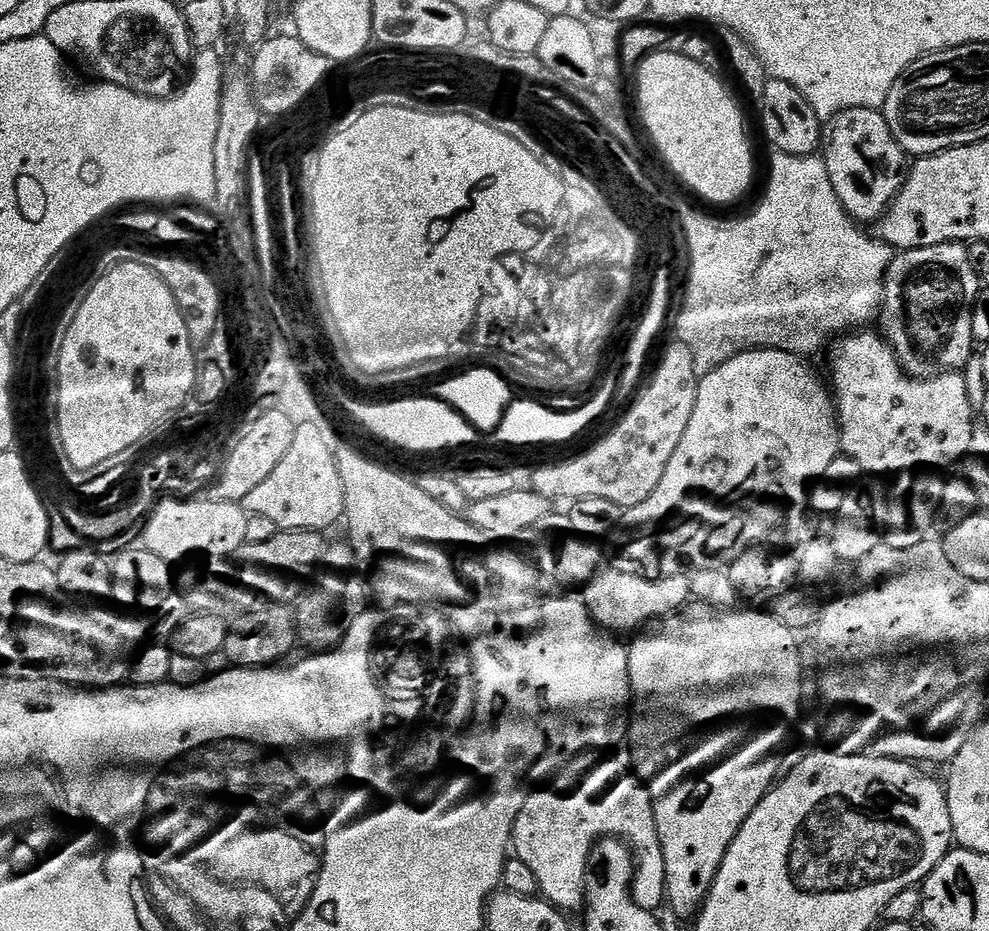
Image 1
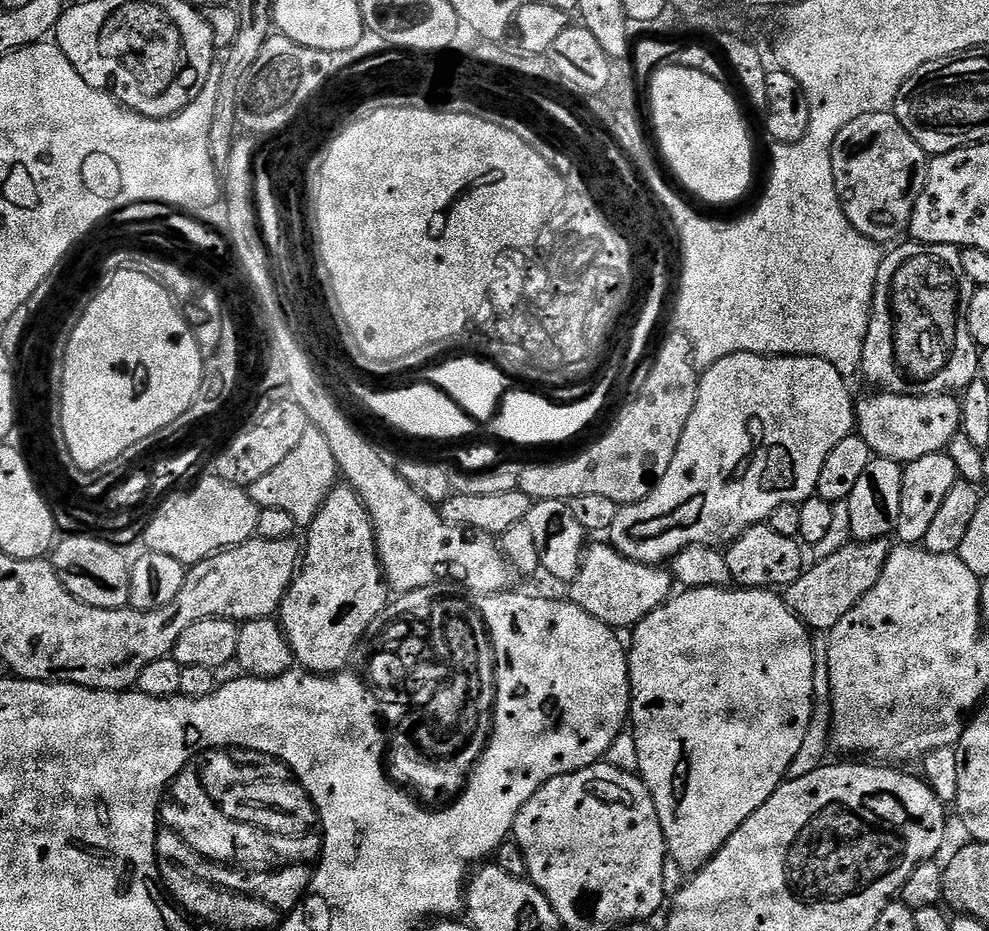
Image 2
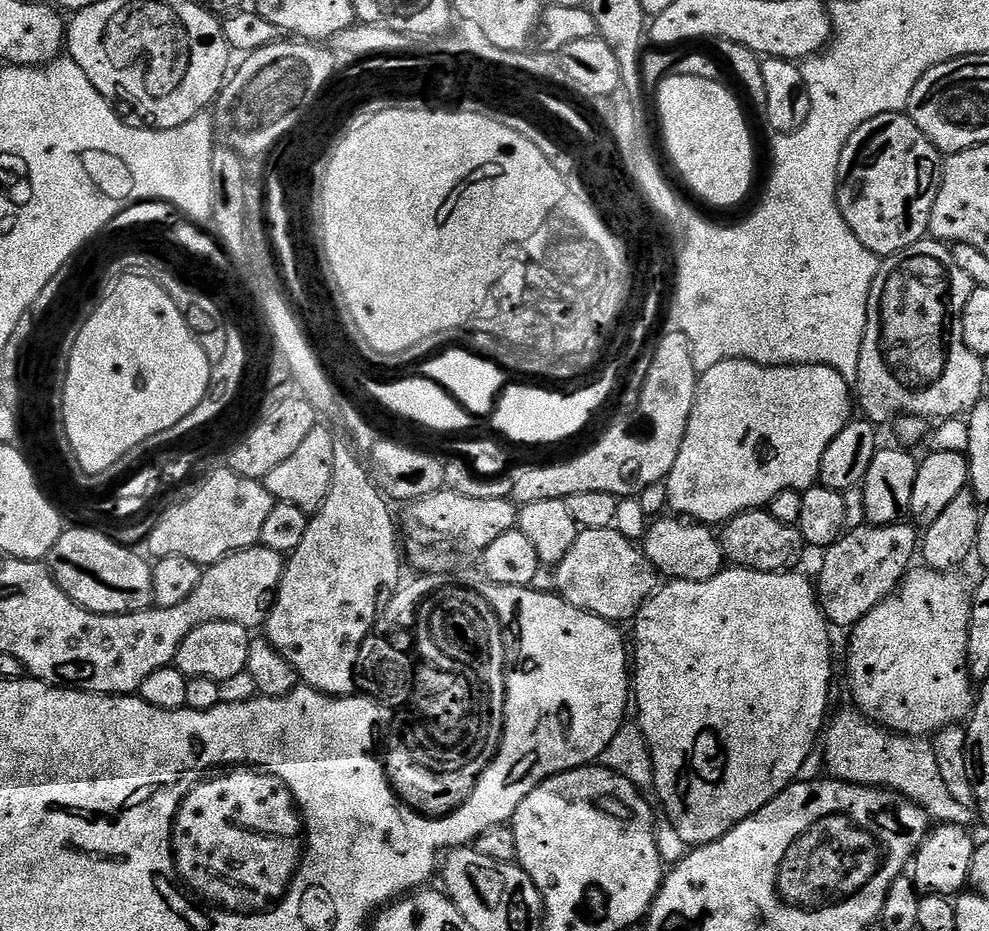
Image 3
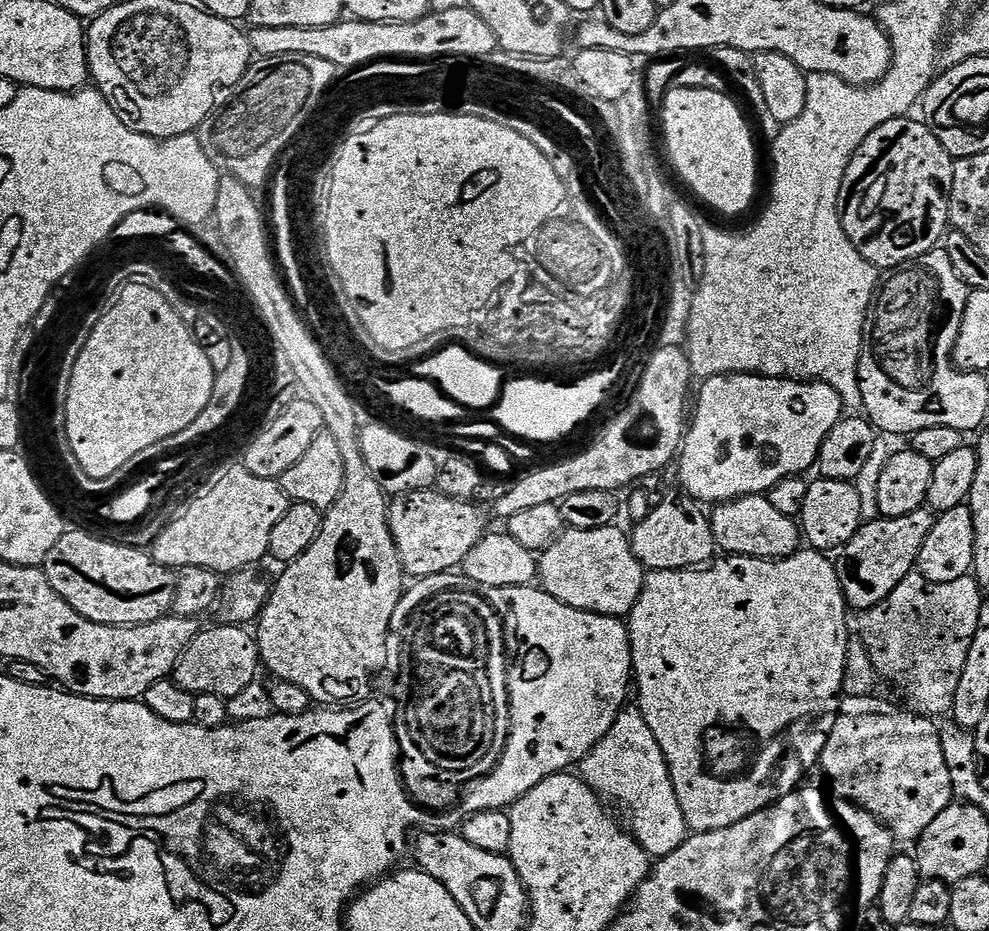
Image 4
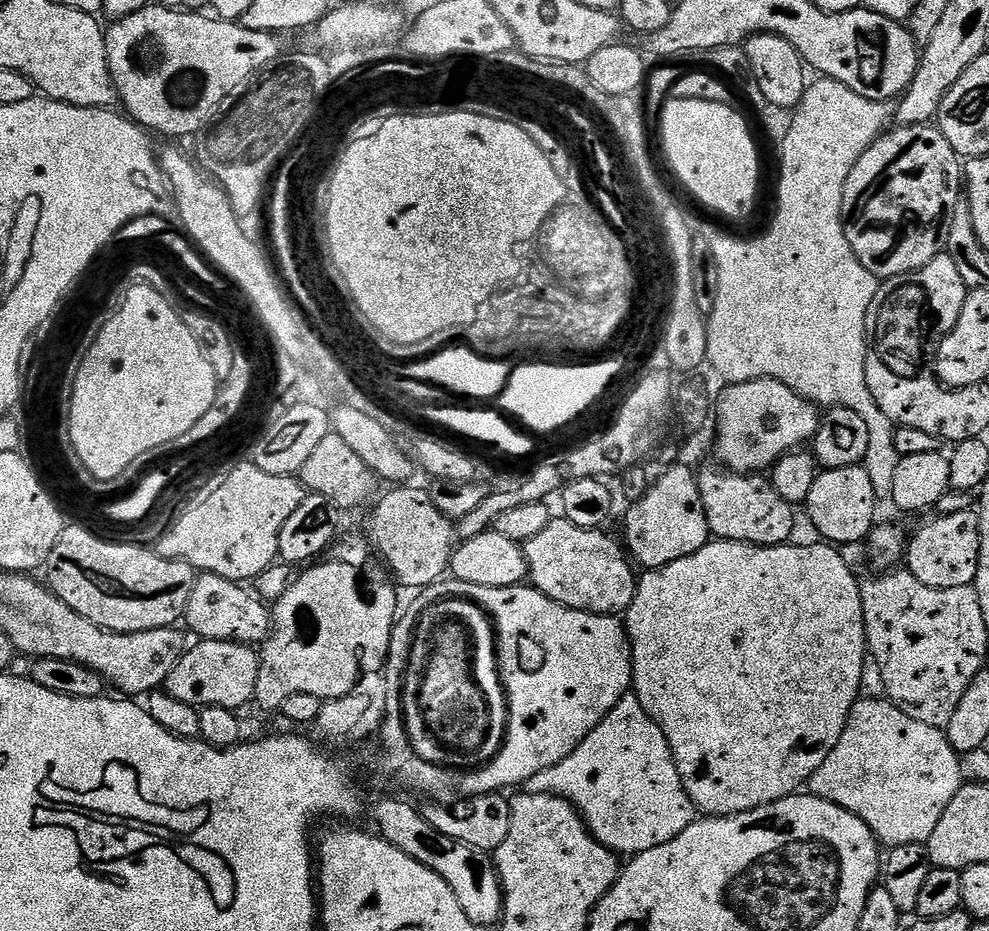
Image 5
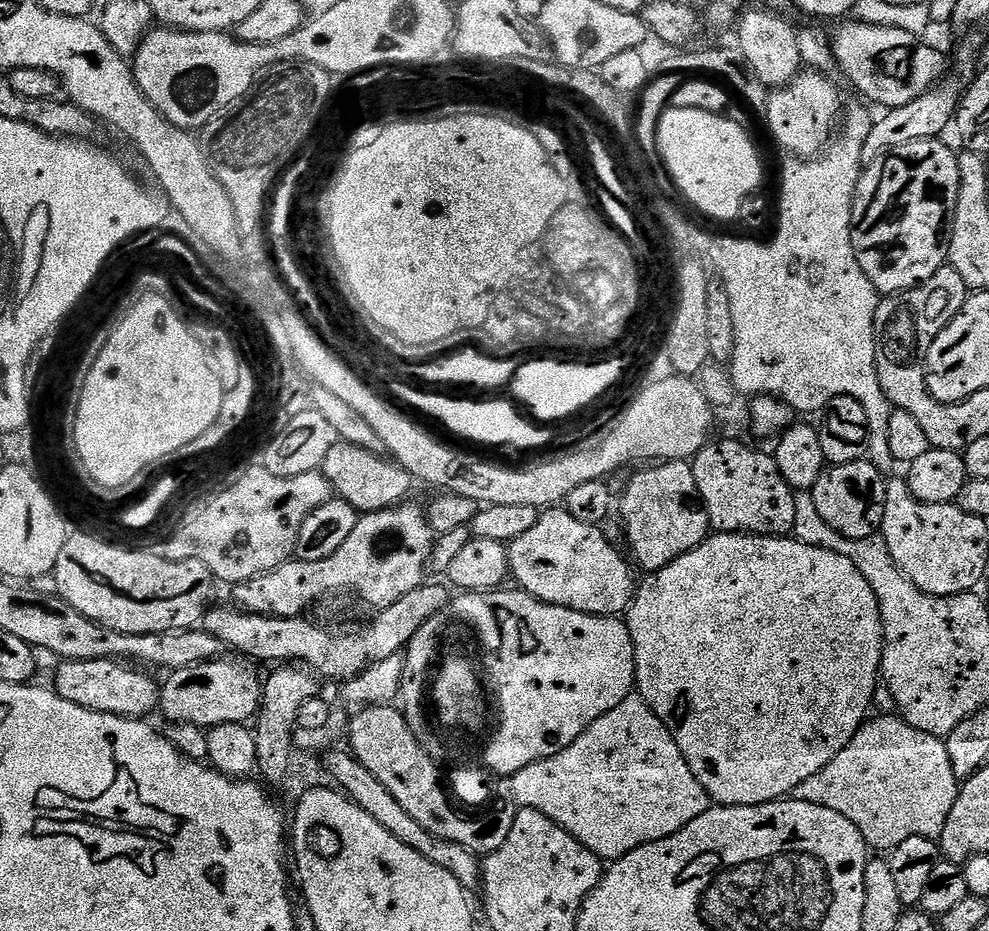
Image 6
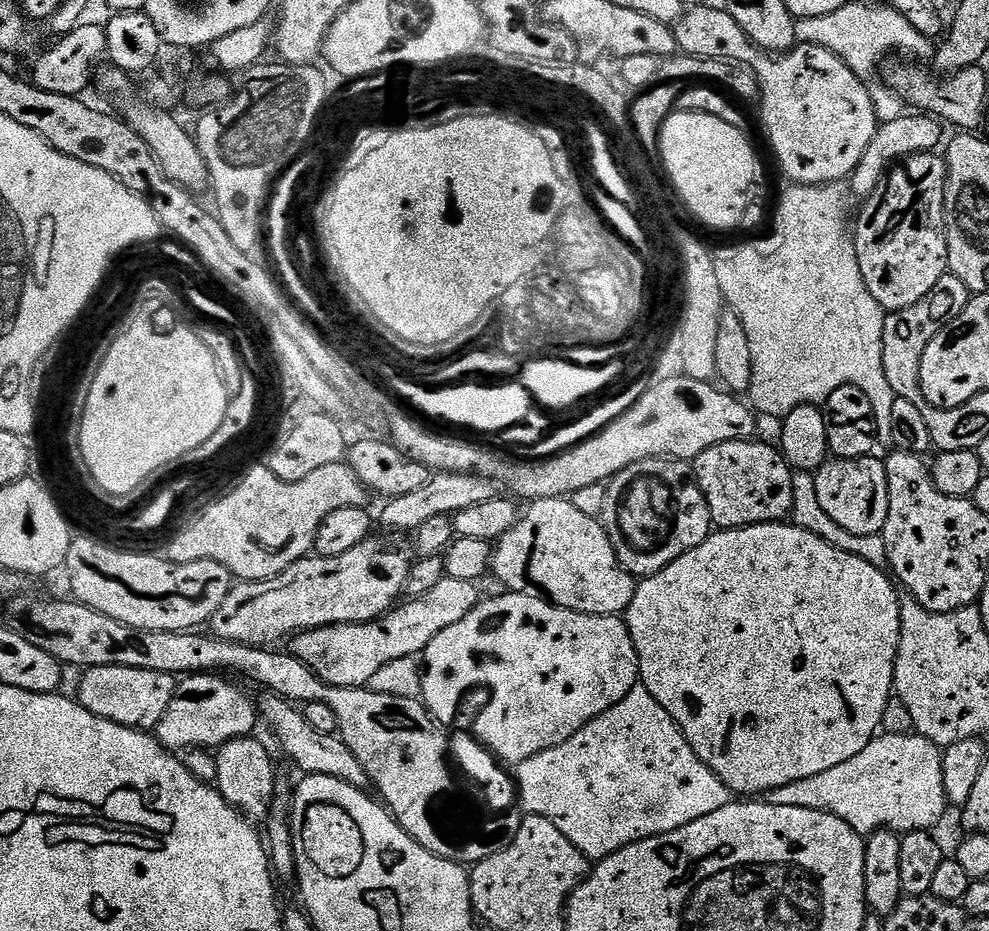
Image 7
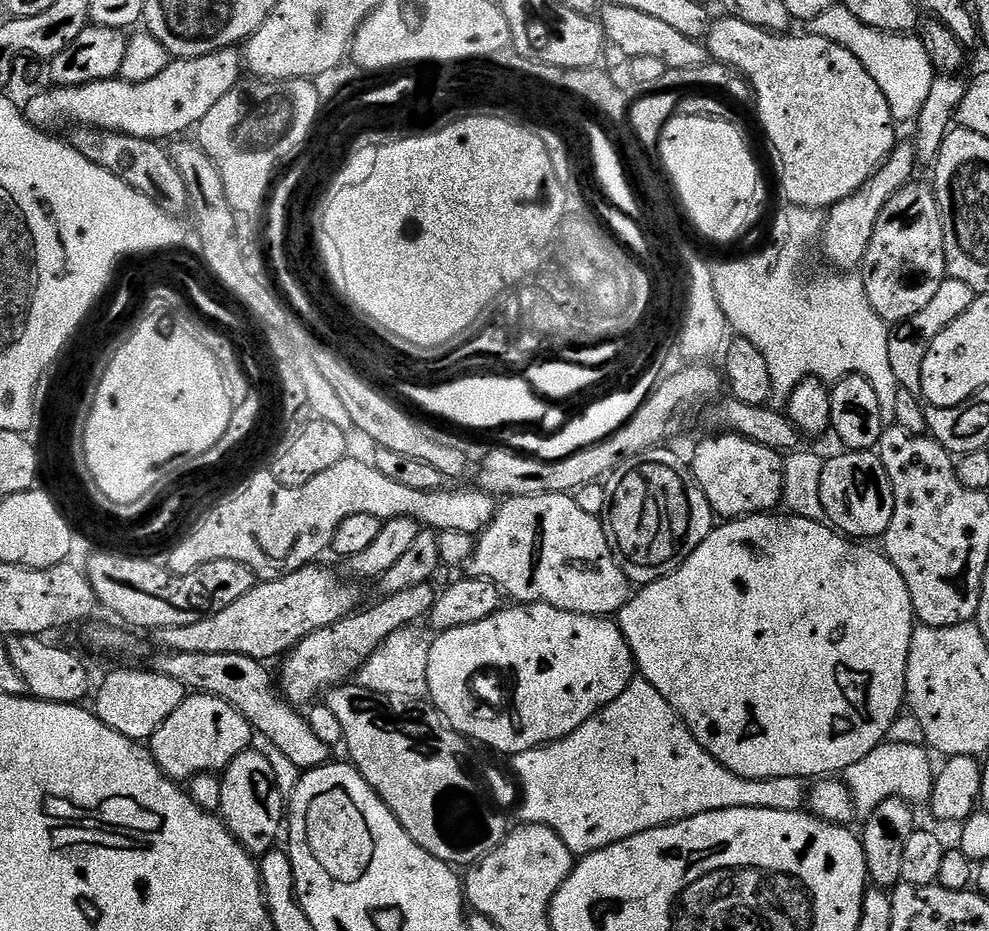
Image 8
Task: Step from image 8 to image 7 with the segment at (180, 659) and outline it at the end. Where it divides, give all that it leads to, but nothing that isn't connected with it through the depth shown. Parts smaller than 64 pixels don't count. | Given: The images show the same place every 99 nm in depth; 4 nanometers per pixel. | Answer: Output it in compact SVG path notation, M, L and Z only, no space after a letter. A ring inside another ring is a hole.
M265 695L264 701L259 701L258 712L266 723L272 727L280 748L301 768L301 773L310 776L329 776L342 782L350 782L350 786L367 789L370 781L366 770L362 770L362 762L354 758L354 750L346 746L346 742L336 734L318 734L310 722L306 722L303 711L295 703L289 702L283 696Z

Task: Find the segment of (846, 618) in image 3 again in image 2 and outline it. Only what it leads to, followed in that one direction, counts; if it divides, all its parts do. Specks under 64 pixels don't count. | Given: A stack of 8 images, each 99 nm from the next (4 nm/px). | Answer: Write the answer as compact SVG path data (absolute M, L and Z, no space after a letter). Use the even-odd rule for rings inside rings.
M849 541L829 557L809 565L784 592L788 608L813 631L828 632L876 585L891 551L889 541Z

